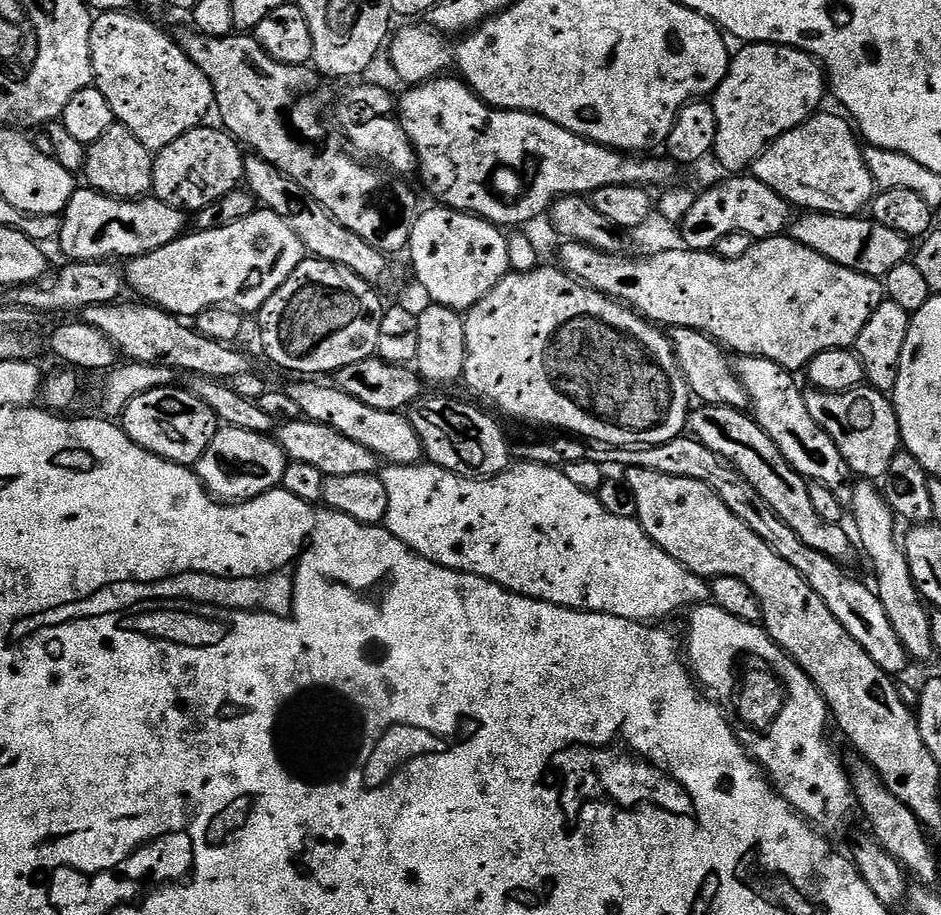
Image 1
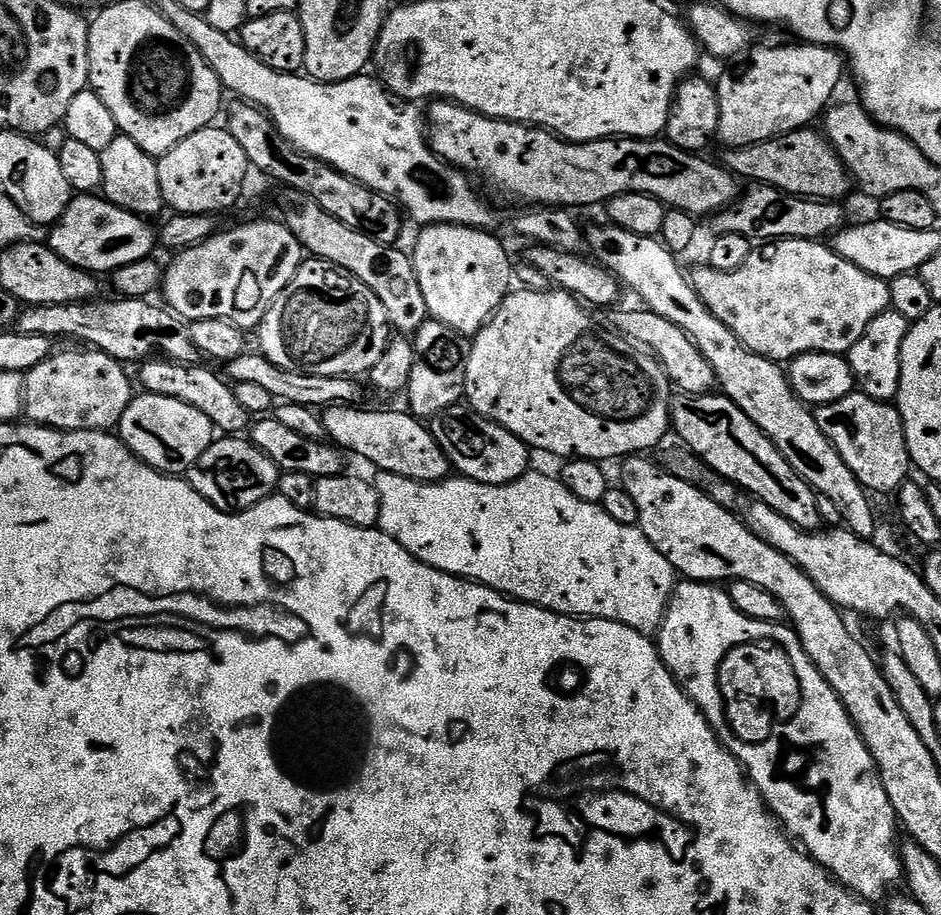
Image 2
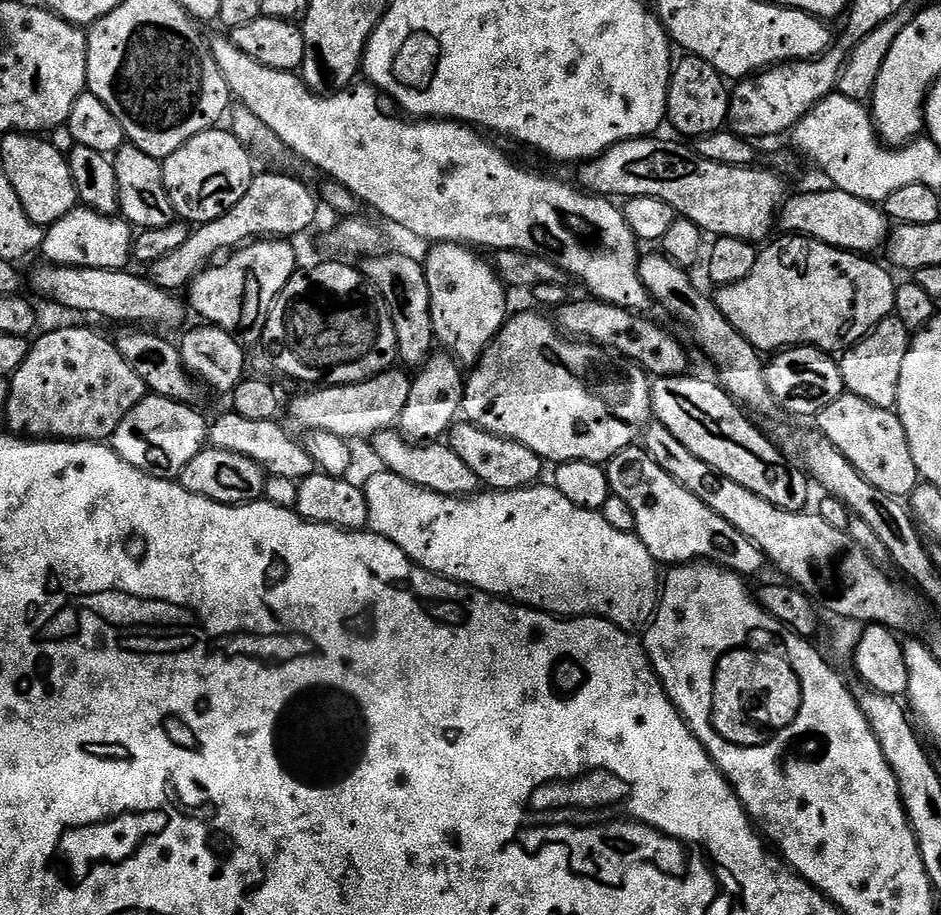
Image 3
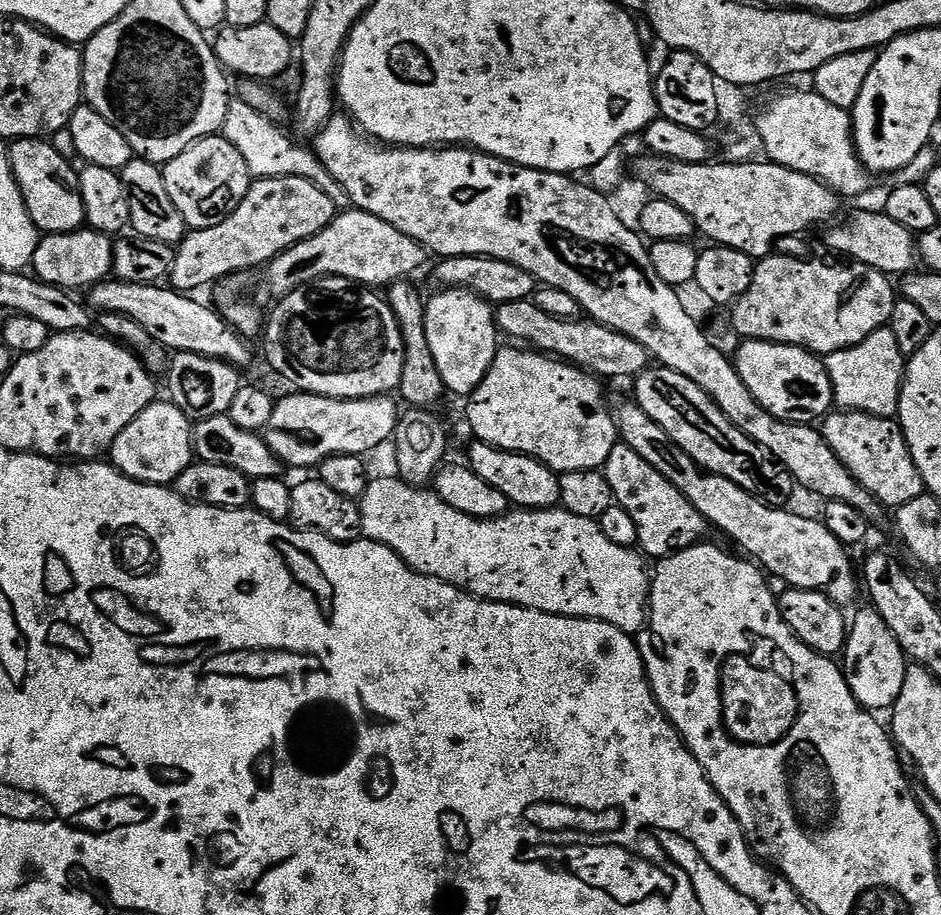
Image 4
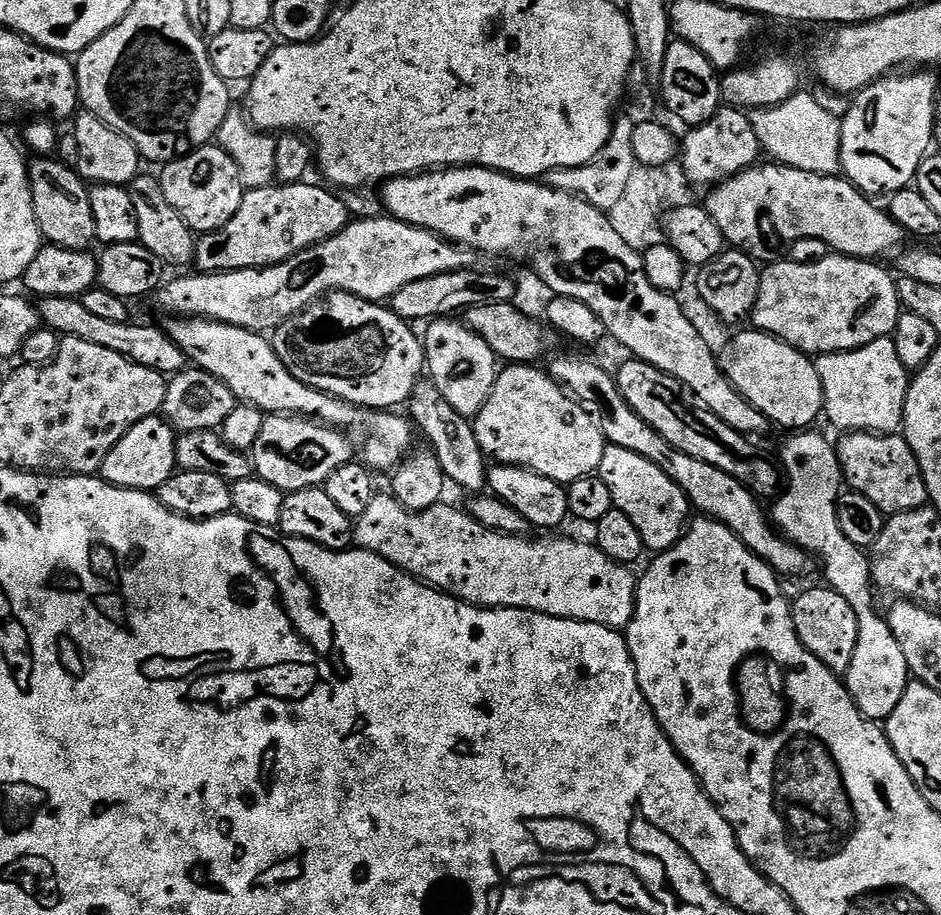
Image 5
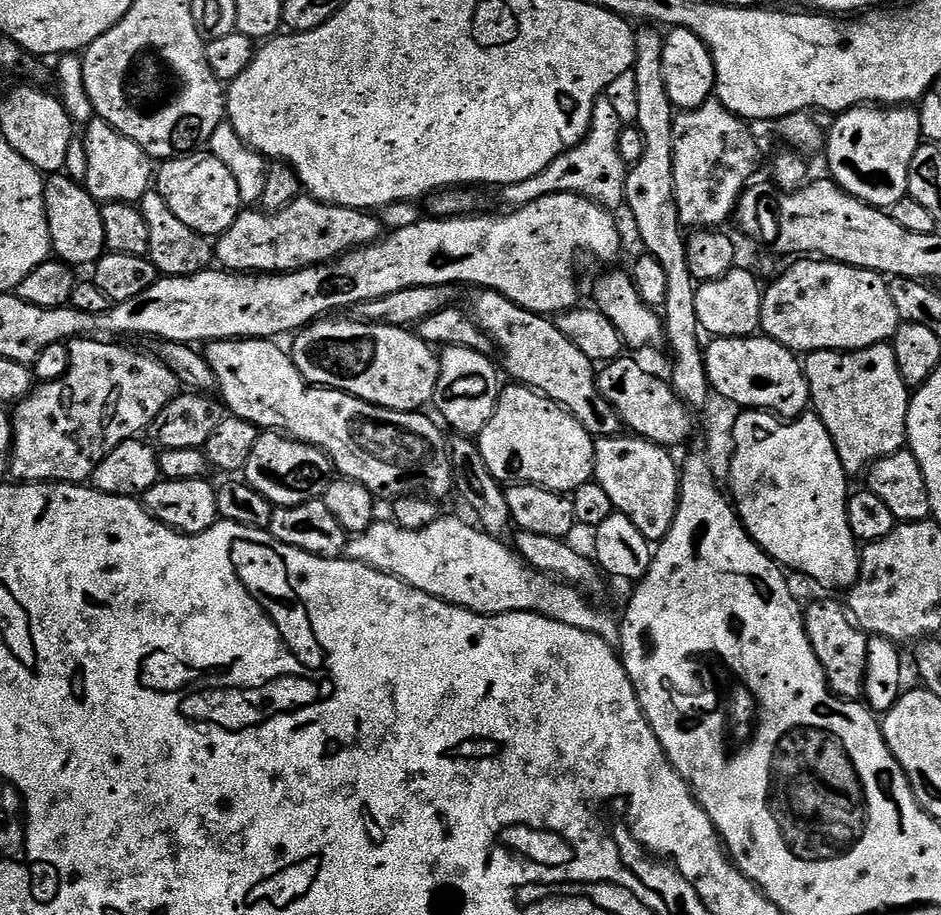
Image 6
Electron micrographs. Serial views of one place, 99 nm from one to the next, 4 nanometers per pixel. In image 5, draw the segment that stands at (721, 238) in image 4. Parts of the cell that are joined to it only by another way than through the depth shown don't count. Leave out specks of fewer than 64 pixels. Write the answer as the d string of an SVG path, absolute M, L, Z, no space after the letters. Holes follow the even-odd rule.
M768 162L765 168L760 167L747 168L734 178L723 180L702 200L702 206L710 218L718 222L718 230L722 230L725 241L735 251L744 252L757 262L769 259L764 249L764 236L760 233L760 215L763 212L772 219L782 239L821 240L828 250L842 256L872 260L887 252L895 253L905 243L906 234L887 211L881 205L879 208L876 205L879 203L865 196L843 175L807 173L777 162Z

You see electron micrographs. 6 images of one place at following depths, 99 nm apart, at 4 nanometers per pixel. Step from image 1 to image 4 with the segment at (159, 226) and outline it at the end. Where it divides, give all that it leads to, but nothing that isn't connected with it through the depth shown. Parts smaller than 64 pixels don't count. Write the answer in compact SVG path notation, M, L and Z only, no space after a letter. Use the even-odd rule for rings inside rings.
M87 226L77 232L48 234L36 245L30 268L36 279L43 284L53 284L65 290L88 290L93 284L99 284L112 276L113 243L113 237Z

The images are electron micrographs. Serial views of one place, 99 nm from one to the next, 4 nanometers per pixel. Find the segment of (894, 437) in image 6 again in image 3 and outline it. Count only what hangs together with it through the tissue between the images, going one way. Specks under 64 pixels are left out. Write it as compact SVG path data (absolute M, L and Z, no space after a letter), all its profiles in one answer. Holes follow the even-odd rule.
M894 314L862 337L853 348L839 357L840 373L845 389L879 408L895 409L898 398L898 378L902 378L902 362L908 353L910 333Z

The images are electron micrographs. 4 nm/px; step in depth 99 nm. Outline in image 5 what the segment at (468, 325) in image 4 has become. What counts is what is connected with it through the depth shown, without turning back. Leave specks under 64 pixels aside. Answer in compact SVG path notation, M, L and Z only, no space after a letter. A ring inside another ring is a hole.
M441 318L431 321L422 332L426 372L438 386L438 394L458 410L460 416L475 418L486 406L486 398L490 398L490 390L494 390L494 382L498 371L498 361L494 350L482 342L478 334L468 329L467 324L456 318Z

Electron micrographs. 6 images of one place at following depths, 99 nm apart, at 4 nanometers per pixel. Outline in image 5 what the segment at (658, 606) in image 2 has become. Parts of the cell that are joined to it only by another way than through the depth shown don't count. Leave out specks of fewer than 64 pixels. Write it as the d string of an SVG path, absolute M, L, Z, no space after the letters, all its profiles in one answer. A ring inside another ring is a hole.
M378 494L370 502L370 507L362 515L354 520L354 544L357 549L365 552L373 552L386 562L390 562L394 567L401 568L409 576L415 576L417 580L447 592L449 596L456 597L457 600L465 600L467 604L475 604L478 608L525 608L531 612L541 612L547 616L557 616L567 620L581 620L591 624L601 624L607 628L617 630L627 629L628 623L632 620L632 615L636 609L636 586L637 577L632 577L633 569L626 564L614 562L603 550L596 547L595 543L583 544L580 540L532 540L528 536L508 536L504 532L495 532L486 526L482 526L467 511L459 512L456 508L451 508L448 502L441 502L433 506L430 510L421 512L411 512L400 505L391 494Z

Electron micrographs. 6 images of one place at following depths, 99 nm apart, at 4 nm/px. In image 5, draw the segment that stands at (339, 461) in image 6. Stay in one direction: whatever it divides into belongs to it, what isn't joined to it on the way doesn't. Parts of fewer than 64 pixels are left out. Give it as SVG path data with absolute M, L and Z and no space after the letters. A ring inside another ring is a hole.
M172 318L169 321L166 324L168 337L182 350L185 361L214 374L214 378L221 380L236 395L241 405L256 407L265 414L306 416L319 420L321 424L345 433L358 449L359 459L377 473L391 473L413 451L414 428L407 415L396 416L400 414L392 410L359 408L357 404L340 400L337 396L327 396L325 392L298 382L298 378L286 370L282 358L278 358L267 335L217 320Z

